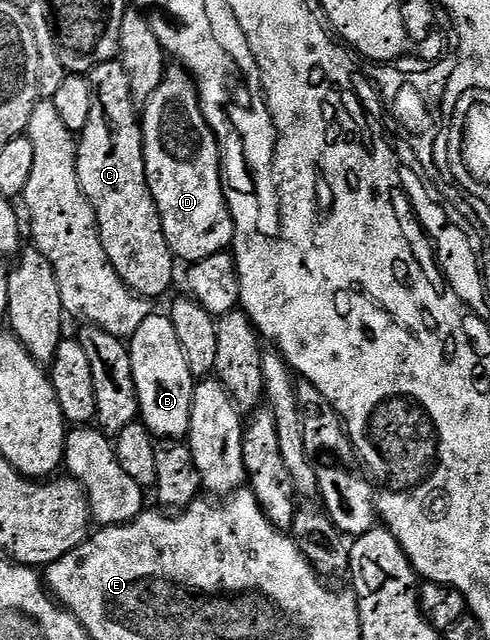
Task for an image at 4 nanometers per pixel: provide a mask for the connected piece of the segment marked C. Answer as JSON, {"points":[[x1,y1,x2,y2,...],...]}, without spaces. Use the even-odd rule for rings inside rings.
{"points":[[119,59,106,62,102,66,93,68,91,72,87,73,86,79,88,85,92,88,92,91,96,97,94,106,92,107,92,113,90,114,90,122,86,122,86,130,79,133,78,143,76,146,76,158,80,165,80,183,84,186,84,193,86,198,90,202,90,206,94,210,96,215,96,224,100,228,100,237,102,238,102,246,106,250,106,254,110,258,110,262,114,266,114,270,122,278,122,282,126,282,126,286,132,289,137,296,143,296,145,298,157,298,172,284,172,279,176,276,176,267,178,267,177,261,172,255,170,246,166,242,166,234,164,233,164,227,162,226,162,218,158,214,158,206,154,202,152,197,152,191,148,185,148,175,146,174,146,162,144,161,144,130,142,127,141,117,138,115,138,104,134,99,132,91,130,90,130,78,126,74,124,65,120,63]]}

